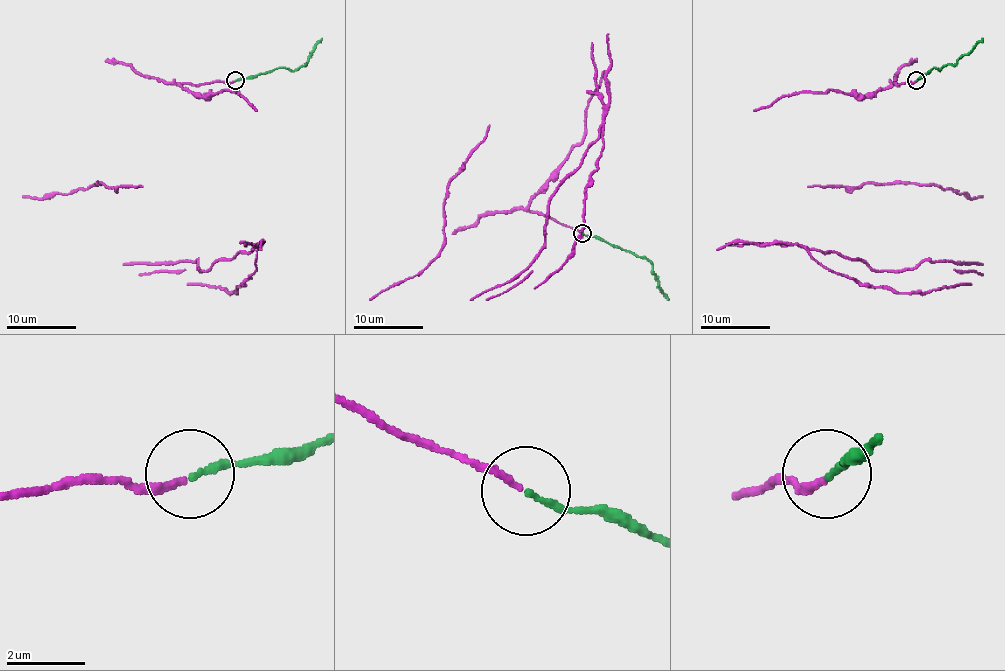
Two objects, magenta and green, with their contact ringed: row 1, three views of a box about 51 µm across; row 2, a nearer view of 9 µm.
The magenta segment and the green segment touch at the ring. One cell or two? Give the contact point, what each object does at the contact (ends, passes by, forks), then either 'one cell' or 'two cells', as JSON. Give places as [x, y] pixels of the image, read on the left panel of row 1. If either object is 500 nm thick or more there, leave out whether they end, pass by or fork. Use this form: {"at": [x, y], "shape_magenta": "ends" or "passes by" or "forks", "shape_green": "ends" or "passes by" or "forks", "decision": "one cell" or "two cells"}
{"at": [235, 80], "shape_magenta": "ends", "shape_green": "ends", "decision": "two cells"}

